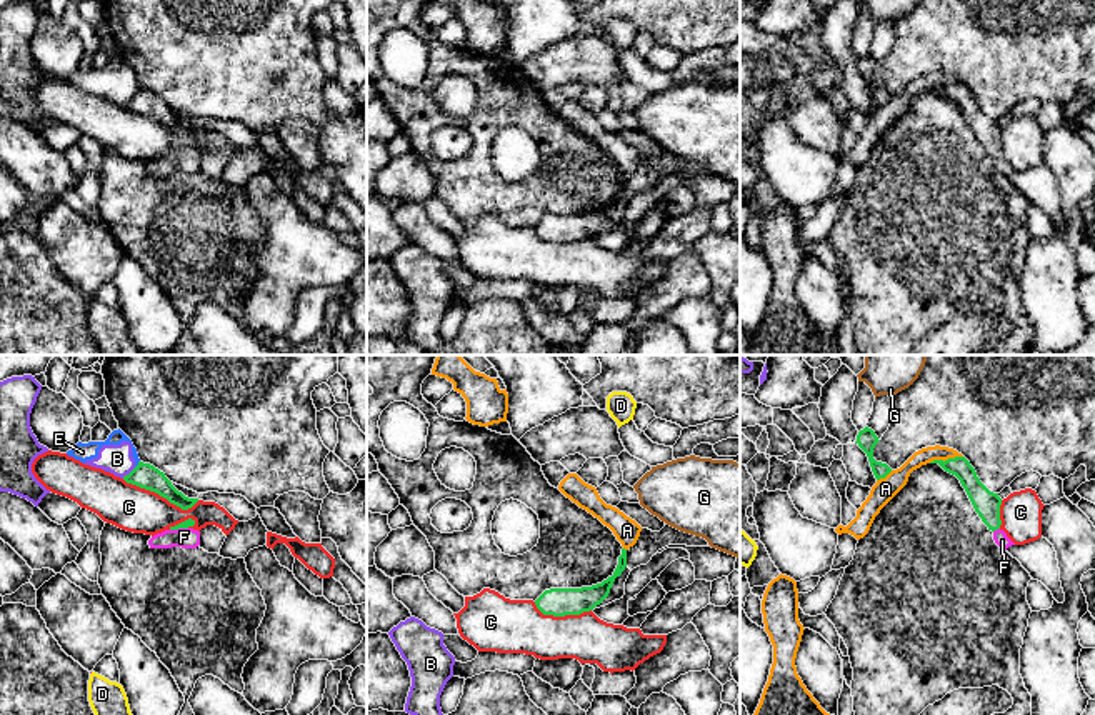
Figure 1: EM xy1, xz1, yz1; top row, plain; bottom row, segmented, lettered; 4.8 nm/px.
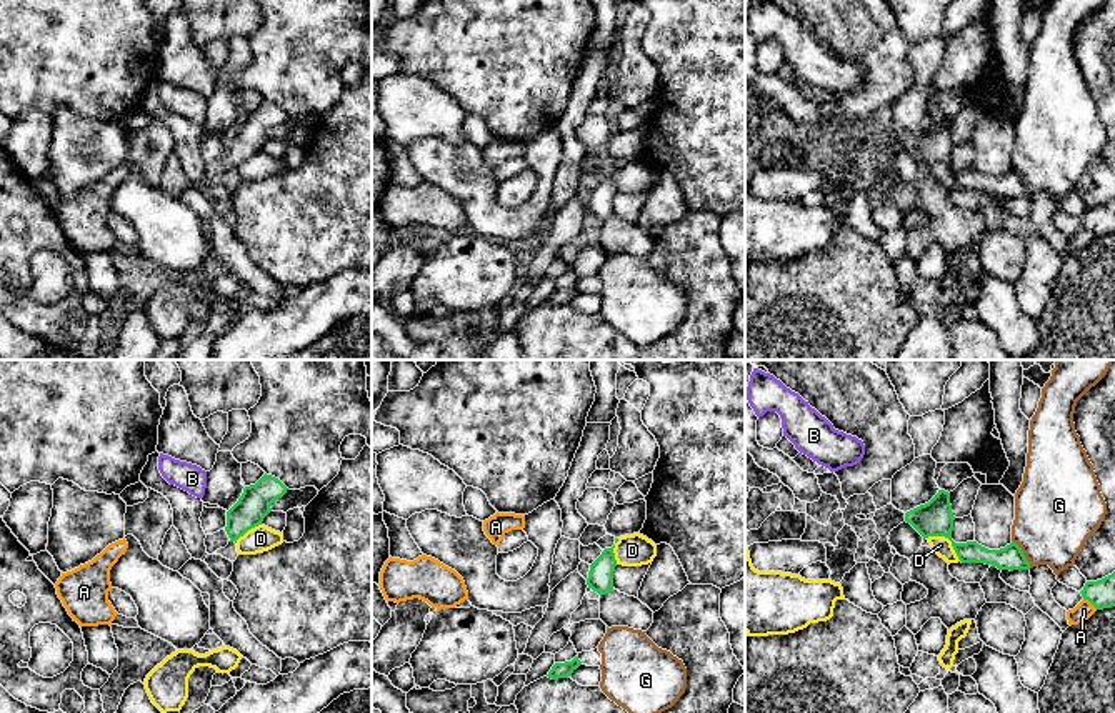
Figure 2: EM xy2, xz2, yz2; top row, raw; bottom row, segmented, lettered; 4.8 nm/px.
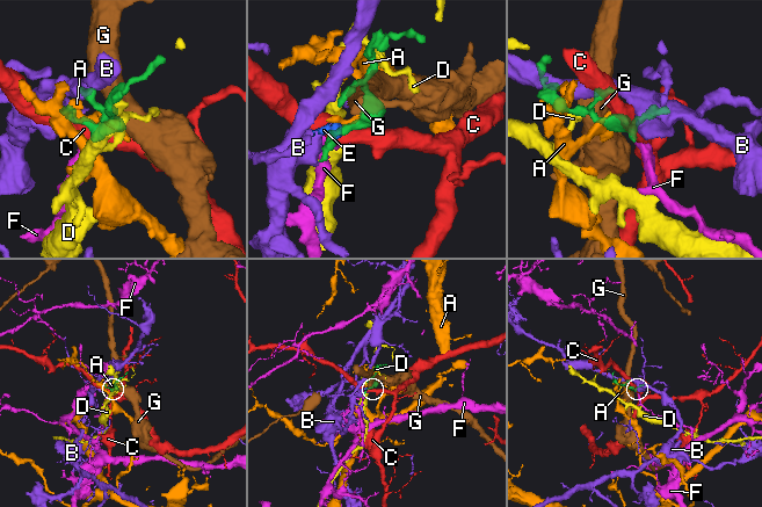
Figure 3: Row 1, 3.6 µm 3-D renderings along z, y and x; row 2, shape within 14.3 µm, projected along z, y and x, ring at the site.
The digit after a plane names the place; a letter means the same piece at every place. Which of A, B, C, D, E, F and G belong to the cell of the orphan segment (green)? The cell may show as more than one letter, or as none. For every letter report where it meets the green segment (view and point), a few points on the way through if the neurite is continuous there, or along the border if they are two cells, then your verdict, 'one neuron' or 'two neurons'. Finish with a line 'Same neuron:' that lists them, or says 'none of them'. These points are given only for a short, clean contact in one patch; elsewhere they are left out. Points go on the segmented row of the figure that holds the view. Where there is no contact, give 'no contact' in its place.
A: meets green in yz1 at (945, 460); two neurons
B: meets green in xy1 at (130, 472); border along xy1 (135, 467), (122, 477); two neurons
C: meets green in xy1 at (160, 495); two neurons
D: meets green in yz2 at (949, 538); border along yz2 (927, 537), (945, 537), (960, 560); two neurons
E: meets green in xy1 at (139, 464); border along xy1 (139, 460), (135, 467); two neurons
F: meets green in yz1 at (995, 529); runs through yz1 (987, 504), (995, 529), (1002, 540); one neuron
G: meets green in yz2 at (1022, 553); border along yz2 (1012, 540), (1030, 567); two neurons
Same neuron: F

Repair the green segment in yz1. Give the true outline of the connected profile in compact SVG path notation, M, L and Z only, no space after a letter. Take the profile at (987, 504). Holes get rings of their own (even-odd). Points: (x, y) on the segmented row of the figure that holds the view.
M955 457L948 460L933 460L930 463L938 463L945 472L955 475L962 487L965 488L975 512L982 522L993 532L995 543L1007 550L1015 545L1007 533L1000 528L1000 505L1002 498L998 493L990 492L977 477L975 468L965 457Z

